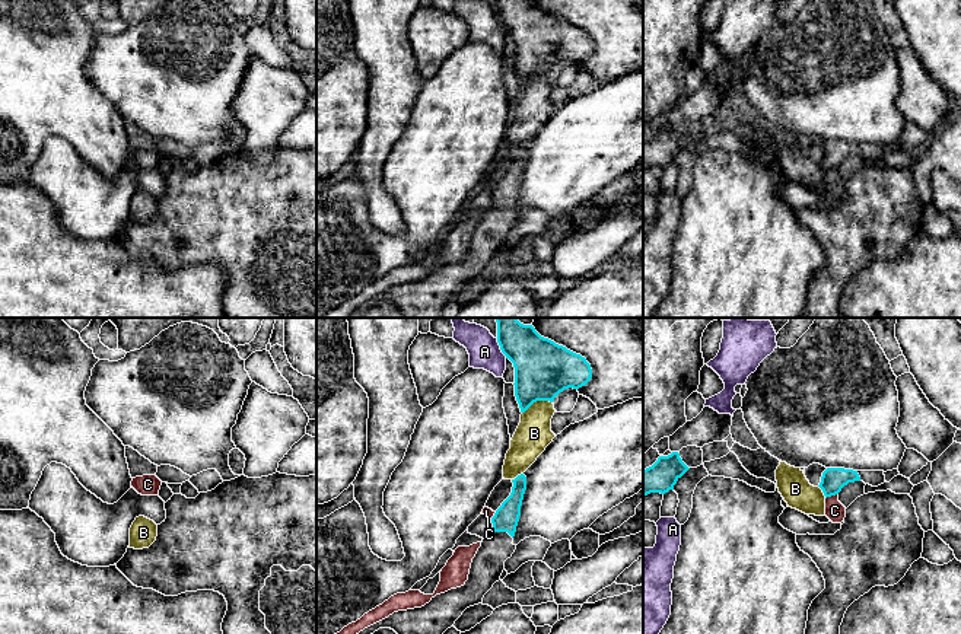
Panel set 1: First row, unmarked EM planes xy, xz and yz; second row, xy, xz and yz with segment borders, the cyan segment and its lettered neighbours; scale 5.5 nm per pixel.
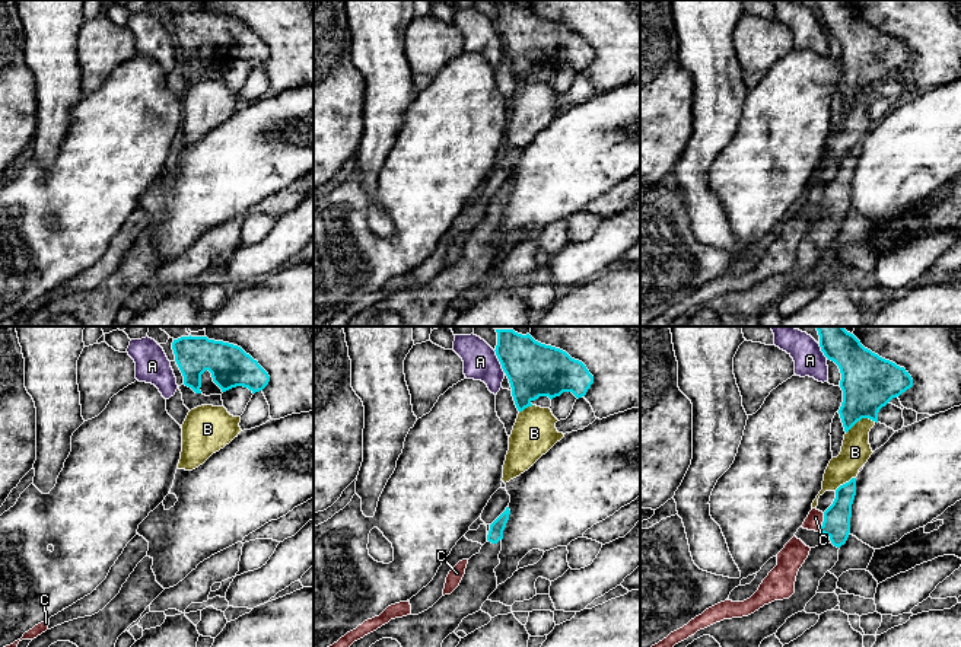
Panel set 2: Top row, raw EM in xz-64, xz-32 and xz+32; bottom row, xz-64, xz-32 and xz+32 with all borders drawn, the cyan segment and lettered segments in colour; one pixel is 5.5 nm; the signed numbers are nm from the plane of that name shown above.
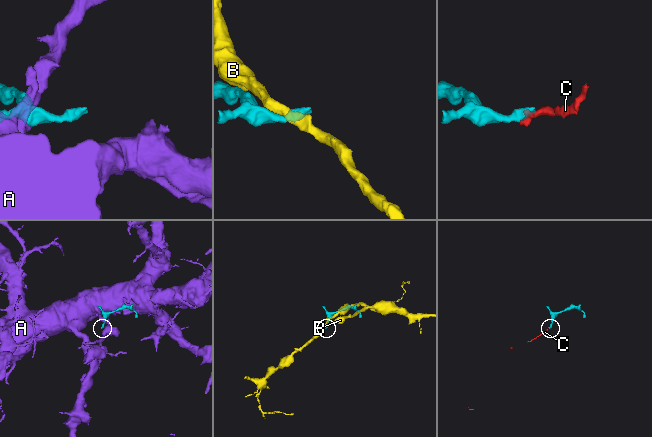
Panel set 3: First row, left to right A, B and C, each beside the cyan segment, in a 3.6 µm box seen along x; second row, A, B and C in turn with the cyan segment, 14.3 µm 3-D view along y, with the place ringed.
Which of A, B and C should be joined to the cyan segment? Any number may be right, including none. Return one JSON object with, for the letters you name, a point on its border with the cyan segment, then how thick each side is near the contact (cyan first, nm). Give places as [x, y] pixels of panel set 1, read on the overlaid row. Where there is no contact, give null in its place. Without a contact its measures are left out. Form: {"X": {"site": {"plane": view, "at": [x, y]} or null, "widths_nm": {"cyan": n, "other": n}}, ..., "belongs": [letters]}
{"belongs": []}

